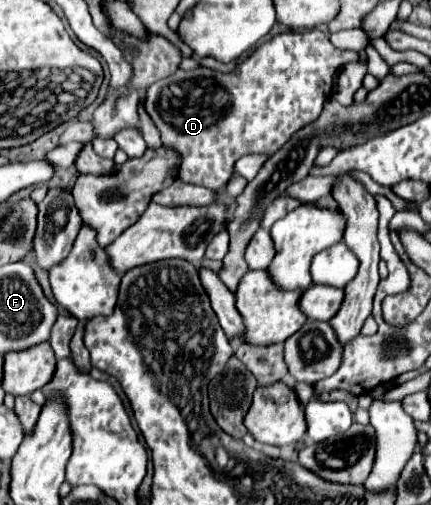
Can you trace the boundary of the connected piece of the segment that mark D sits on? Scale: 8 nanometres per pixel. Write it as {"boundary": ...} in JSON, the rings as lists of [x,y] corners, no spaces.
{"boundary":[[[319,29],[281,33],[257,47],[231,73],[217,73],[207,67],[197,67],[193,71],[177,69],[173,75],[147,87],[143,105],[161,133],[163,147],[173,149],[181,157],[177,179],[189,185],[217,191],[229,181],[237,159],[251,153],[273,155],[281,147],[281,143],[287,143],[297,129],[317,119],[323,103],[333,93],[333,75],[339,71],[339,67],[355,59],[359,59],[357,51],[337,49],[331,43],[329,33],[323,33]]]}

